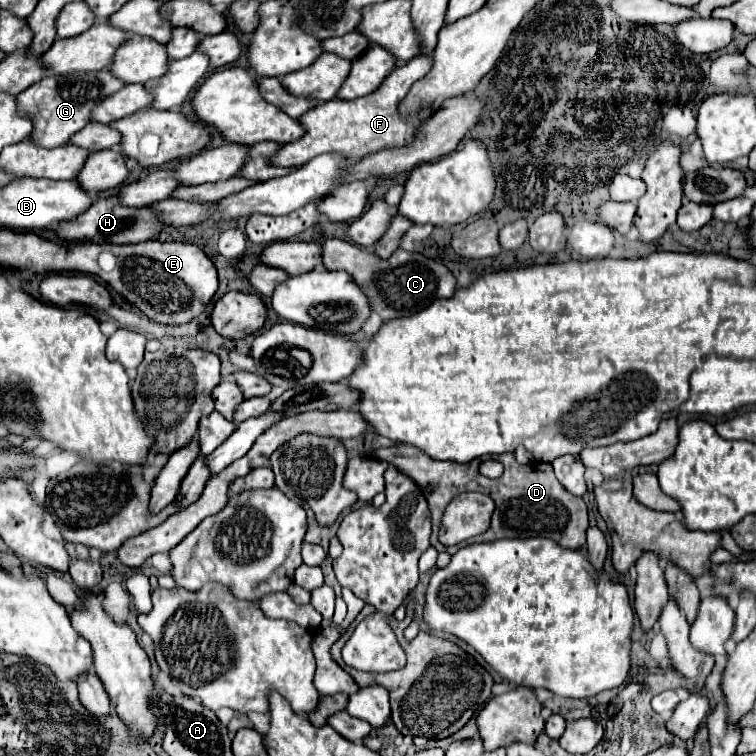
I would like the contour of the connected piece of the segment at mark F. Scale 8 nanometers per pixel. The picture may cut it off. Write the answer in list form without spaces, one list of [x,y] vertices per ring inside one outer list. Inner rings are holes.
[[[422,55],[414,57],[408,63],[396,67],[374,93],[356,97],[352,101],[330,99],[324,103],[318,103],[318,107],[306,111],[298,119],[302,121],[300,125],[306,127],[306,133],[298,141],[280,147],[268,159],[268,163],[274,167],[300,167],[312,157],[322,153],[338,153],[346,161],[358,161],[382,149],[402,147],[410,143],[414,139],[414,129],[418,127],[420,117],[418,115],[412,115],[408,119],[400,117],[398,103],[408,95],[414,81],[422,79],[430,71],[430,65],[432,65],[432,57],[422,57]]]

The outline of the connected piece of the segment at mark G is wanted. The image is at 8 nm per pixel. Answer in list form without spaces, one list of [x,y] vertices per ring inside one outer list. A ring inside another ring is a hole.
[[[100,69],[98,73],[72,73],[72,75],[46,75],[42,81],[34,83],[30,89],[18,95],[18,115],[30,117],[32,133],[28,139],[34,145],[42,147],[58,147],[68,143],[68,139],[80,131],[90,121],[90,111],[102,97],[116,93],[122,89],[122,81],[118,81],[108,69]]]

